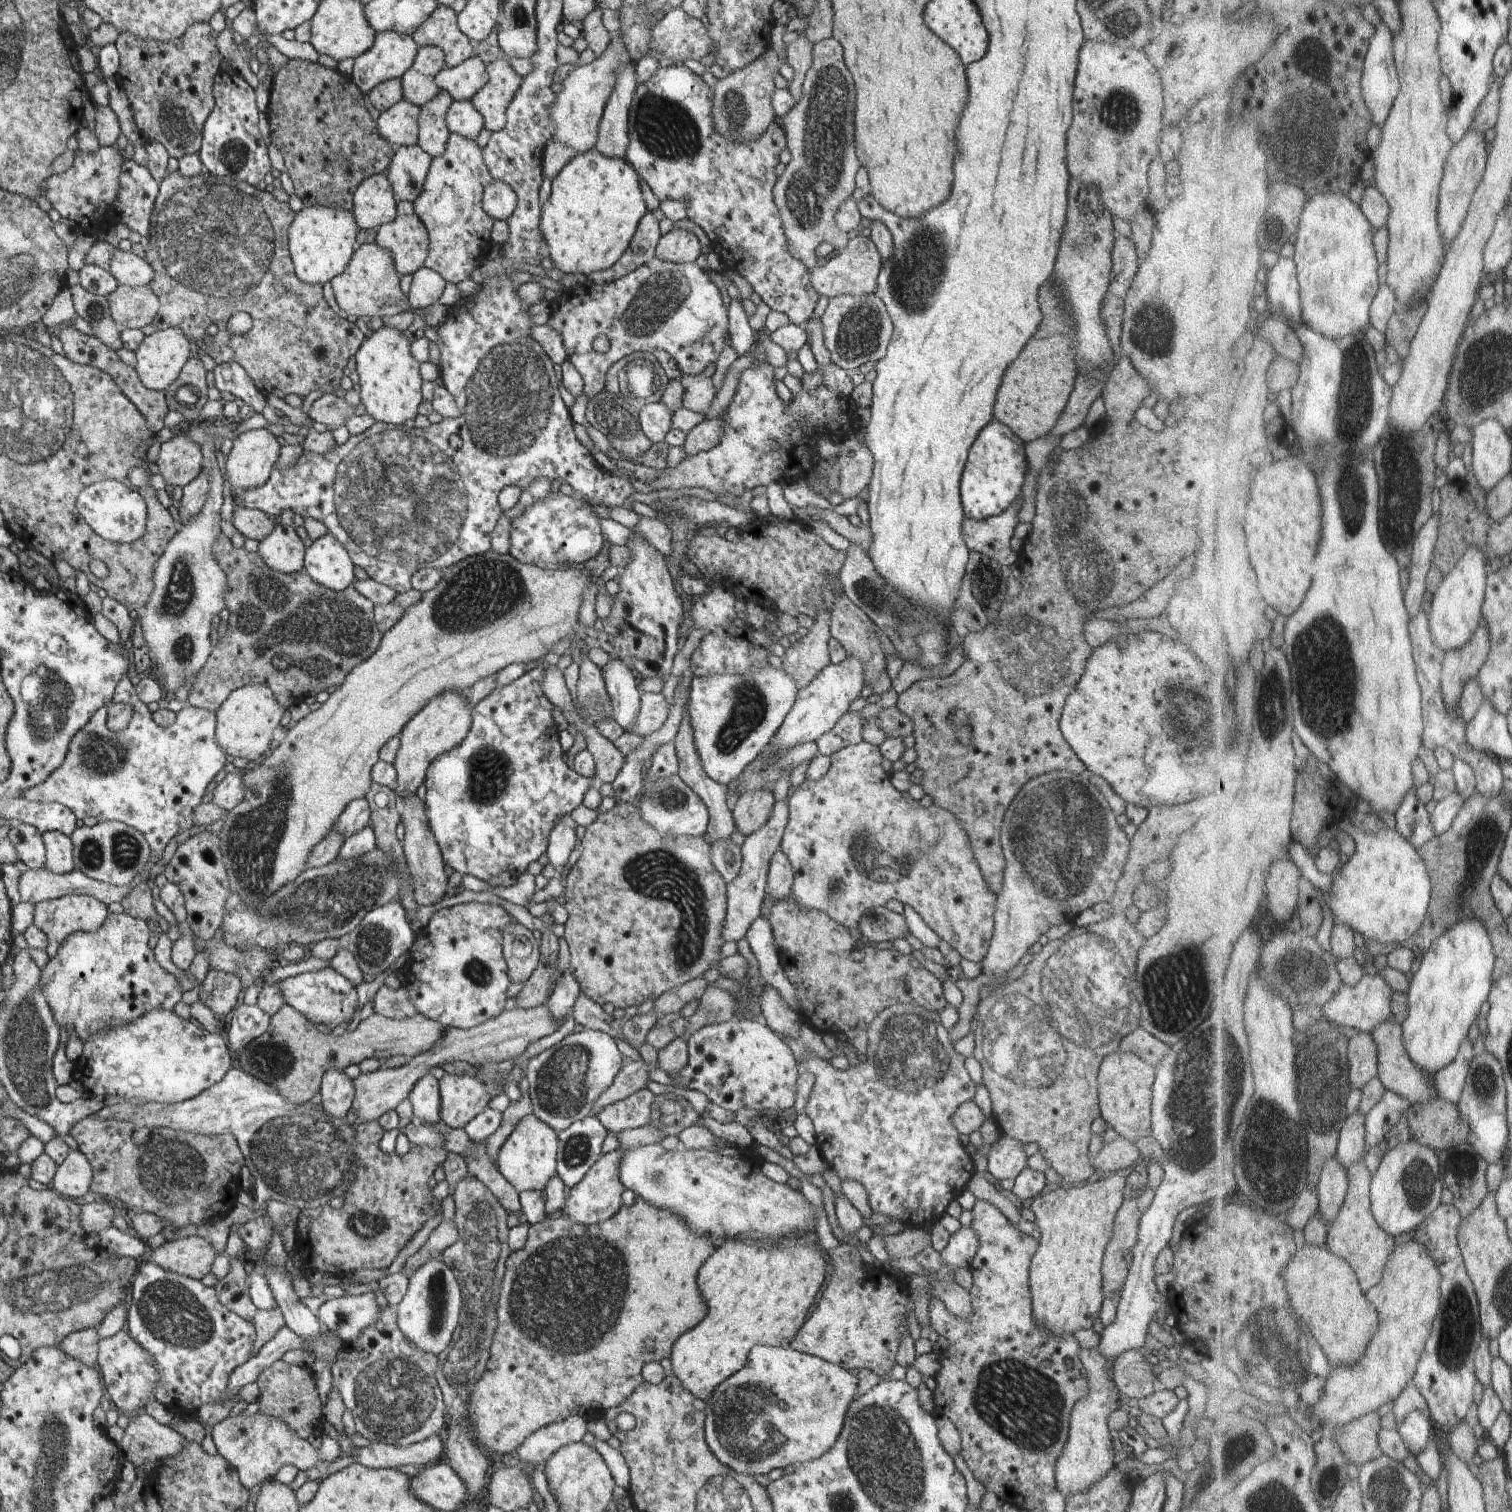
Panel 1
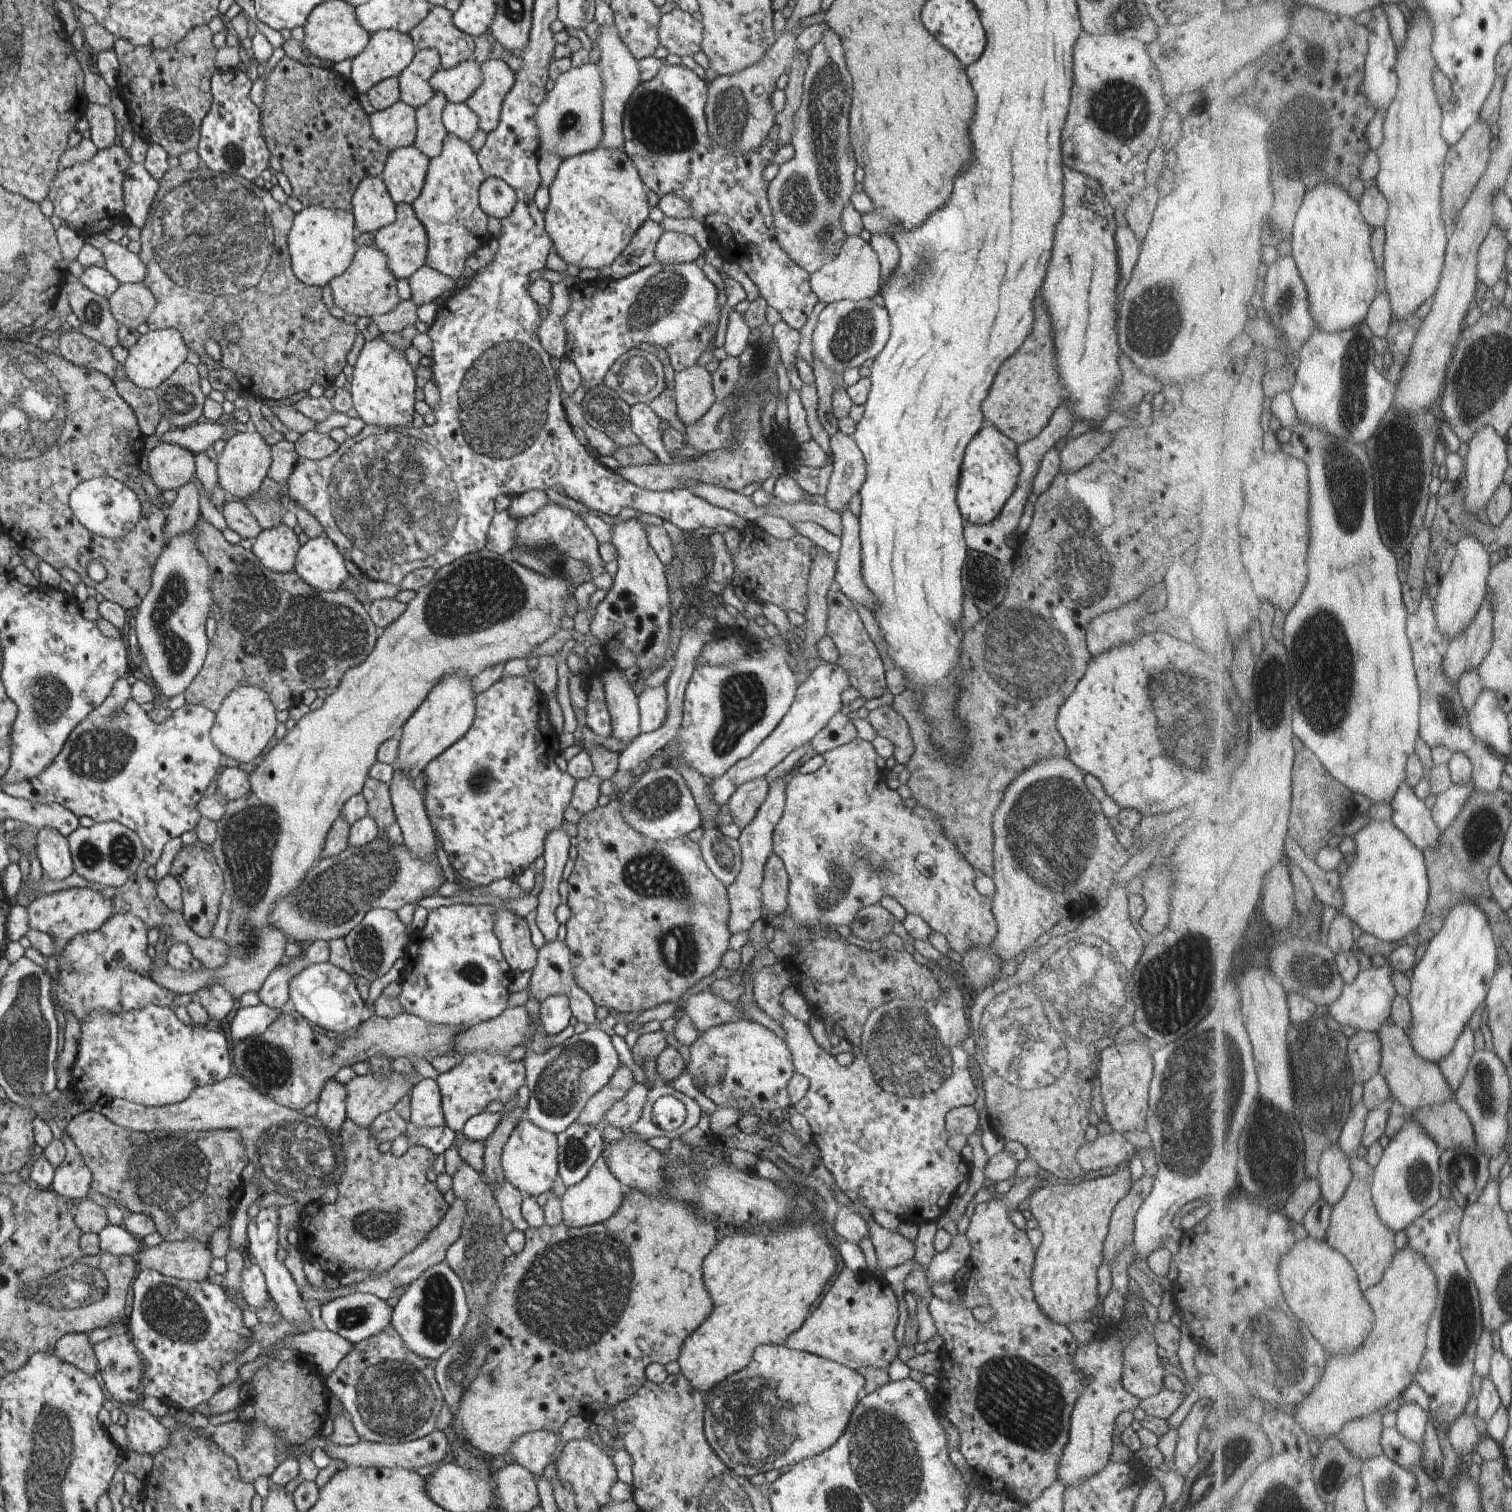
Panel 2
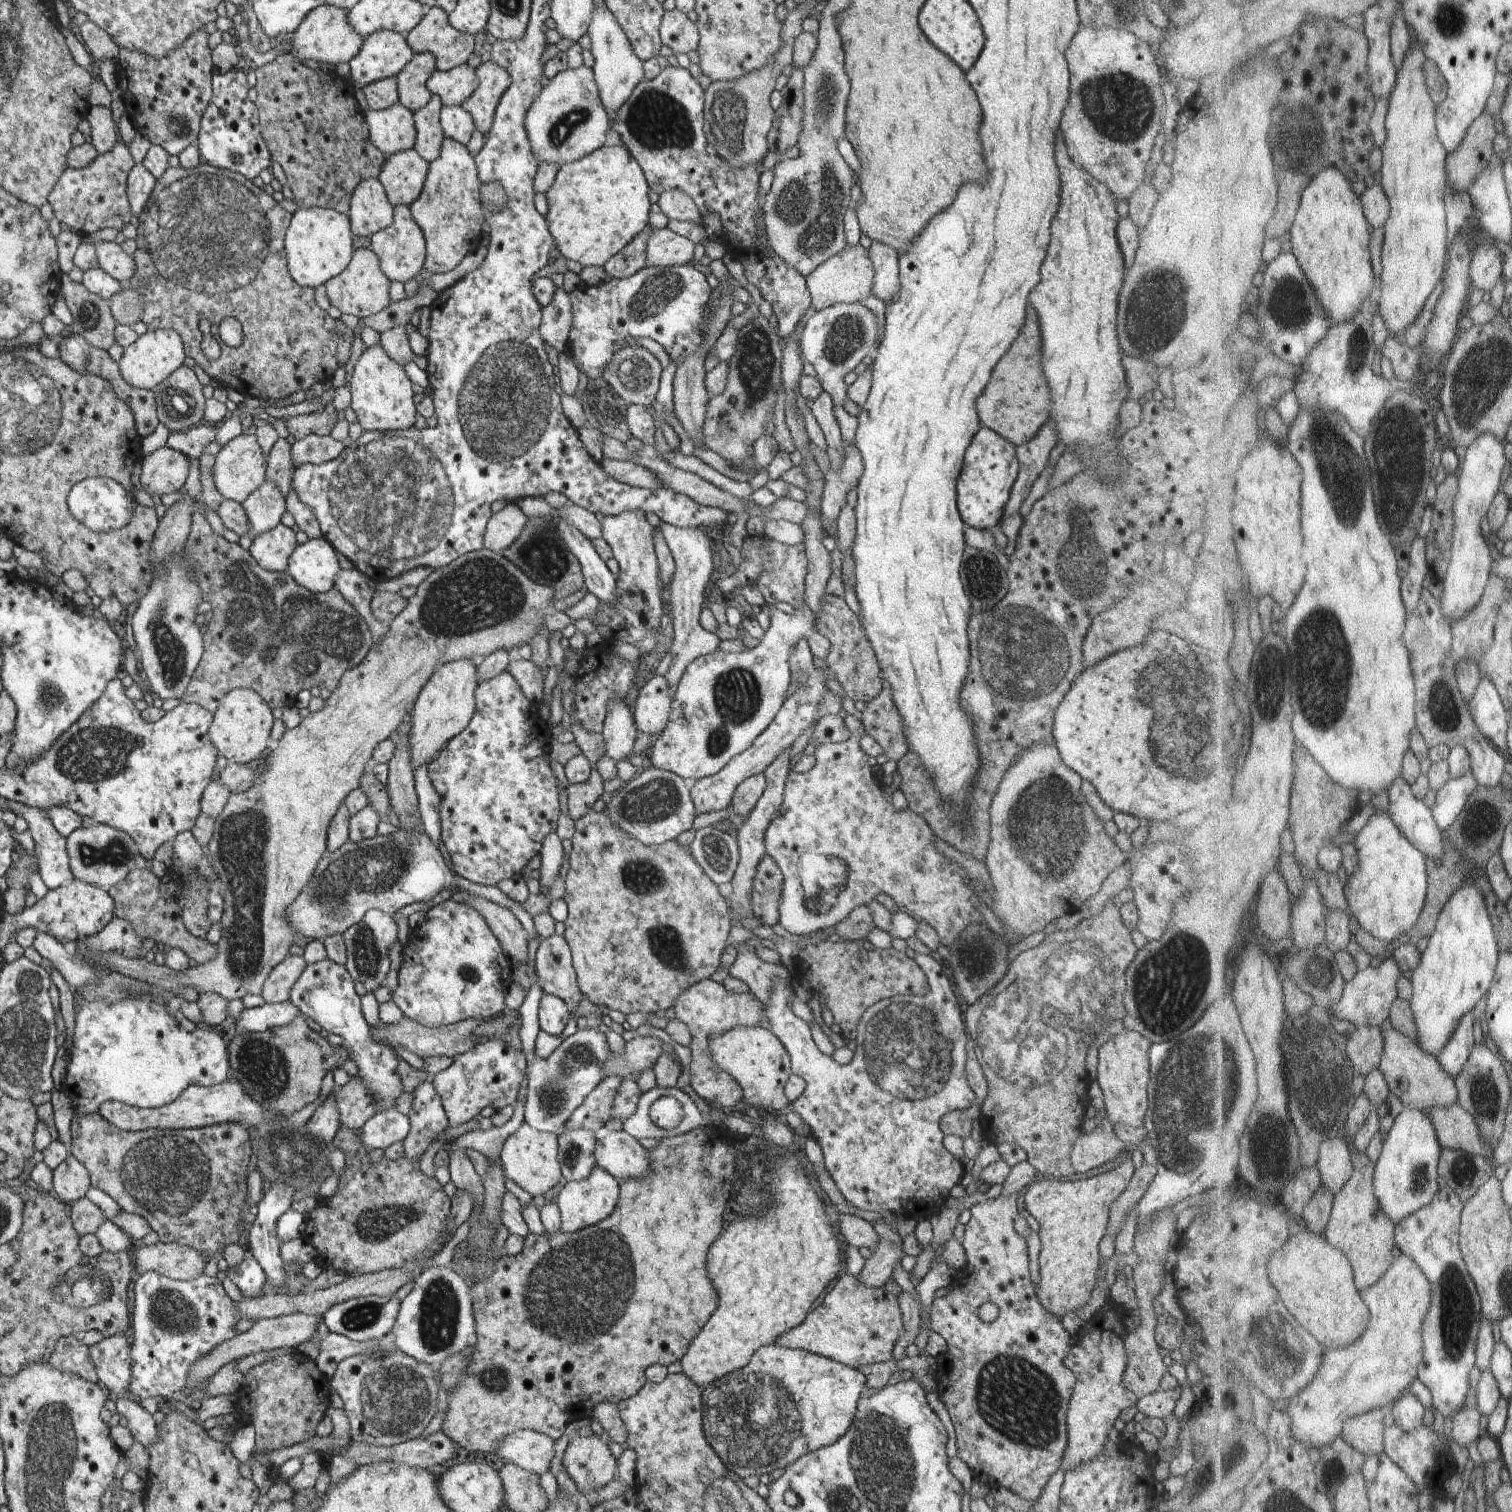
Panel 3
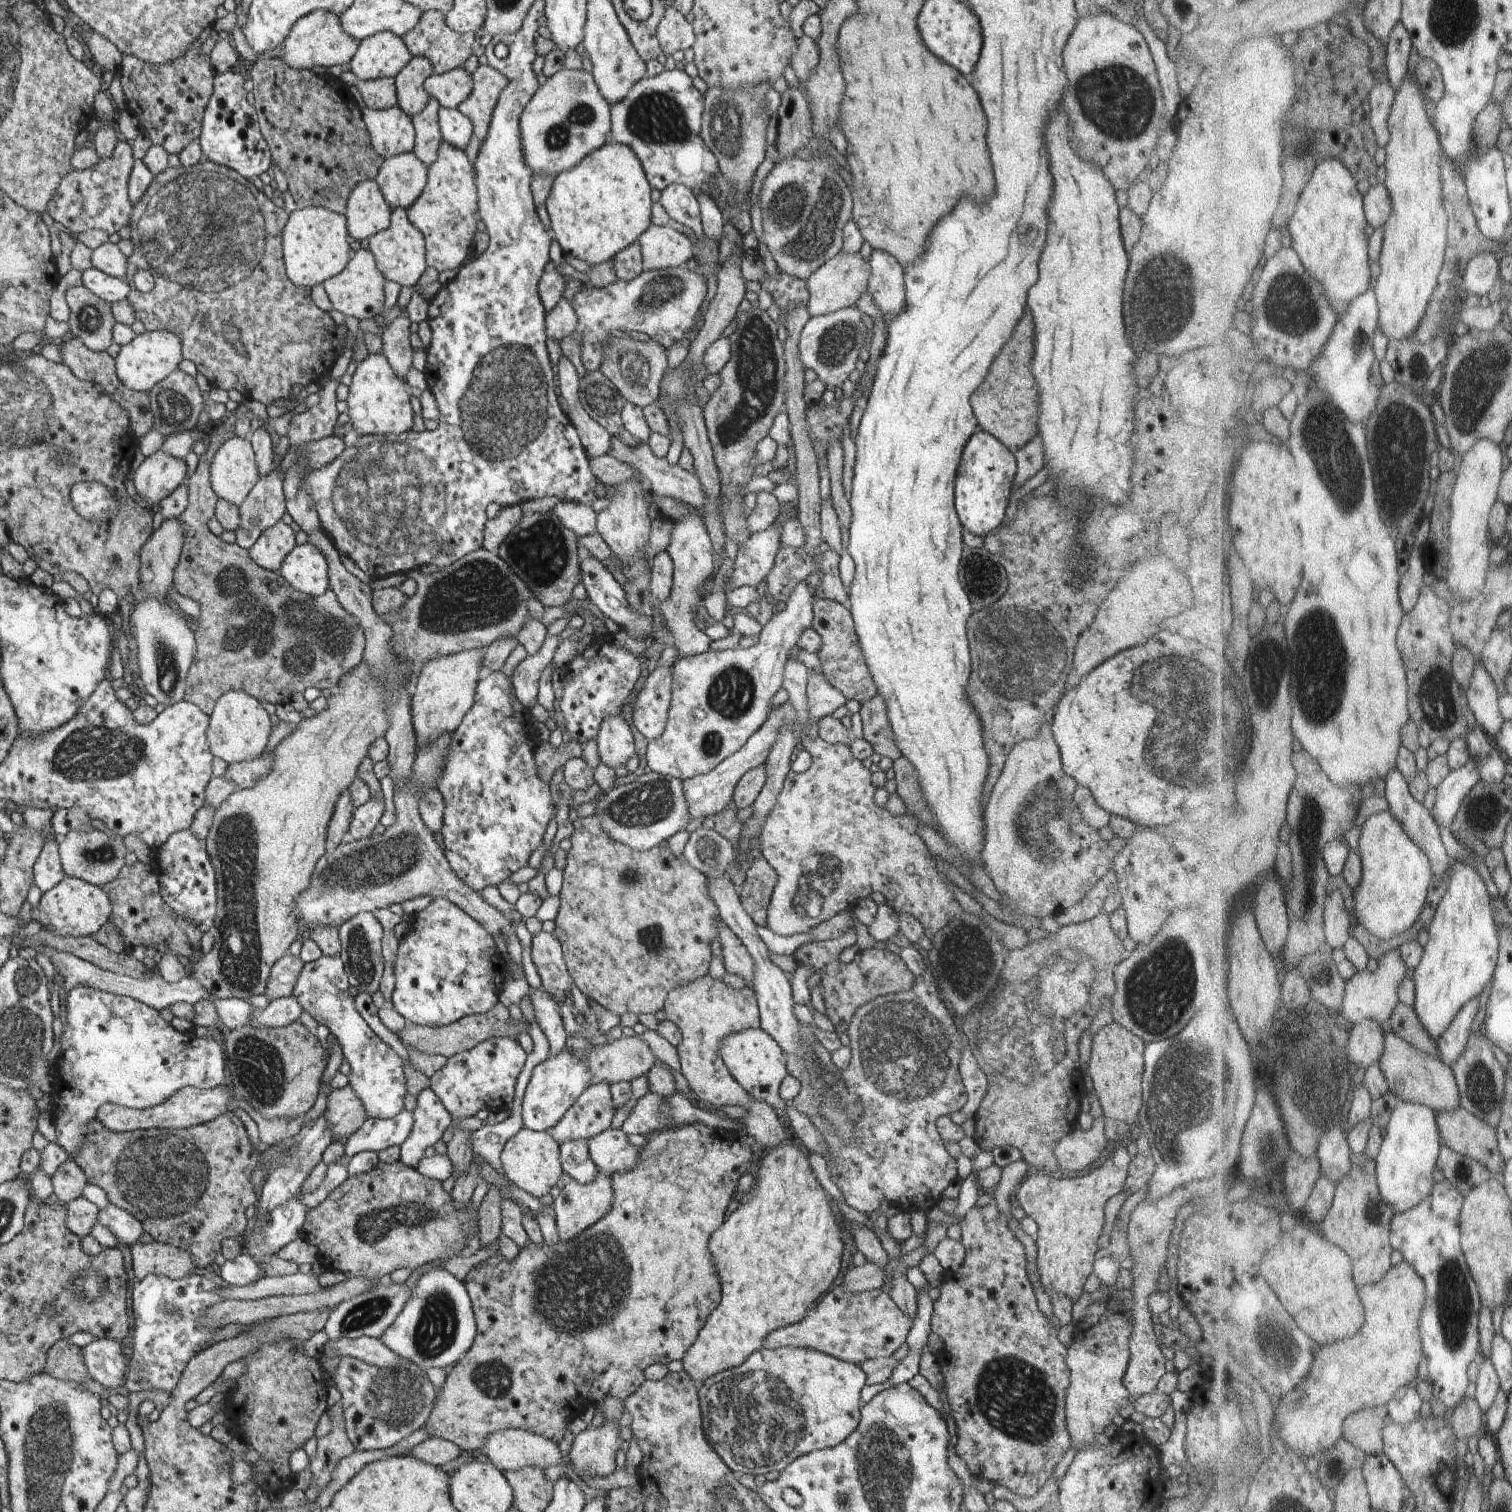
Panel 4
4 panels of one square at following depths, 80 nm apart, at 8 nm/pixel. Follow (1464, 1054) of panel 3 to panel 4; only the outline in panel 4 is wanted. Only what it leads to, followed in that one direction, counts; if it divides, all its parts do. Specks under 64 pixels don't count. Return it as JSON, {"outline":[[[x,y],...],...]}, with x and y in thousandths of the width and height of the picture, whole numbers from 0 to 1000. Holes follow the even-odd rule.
{"outline":[[[978,659],[970,663],[967,669],[960,676],[959,681],[951,688],[950,698],[960,706],[964,703],[972,693],[974,684],[974,676],[978,671]]]}

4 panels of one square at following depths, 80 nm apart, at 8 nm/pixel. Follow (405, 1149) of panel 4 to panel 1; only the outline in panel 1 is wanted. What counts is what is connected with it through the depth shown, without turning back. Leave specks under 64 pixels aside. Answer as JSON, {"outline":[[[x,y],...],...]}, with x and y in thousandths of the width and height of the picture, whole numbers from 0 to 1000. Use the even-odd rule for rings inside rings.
{"outline":[[[285,710],[280,711],[270,724],[273,732],[274,742],[286,744],[290,740],[290,715]]]}

